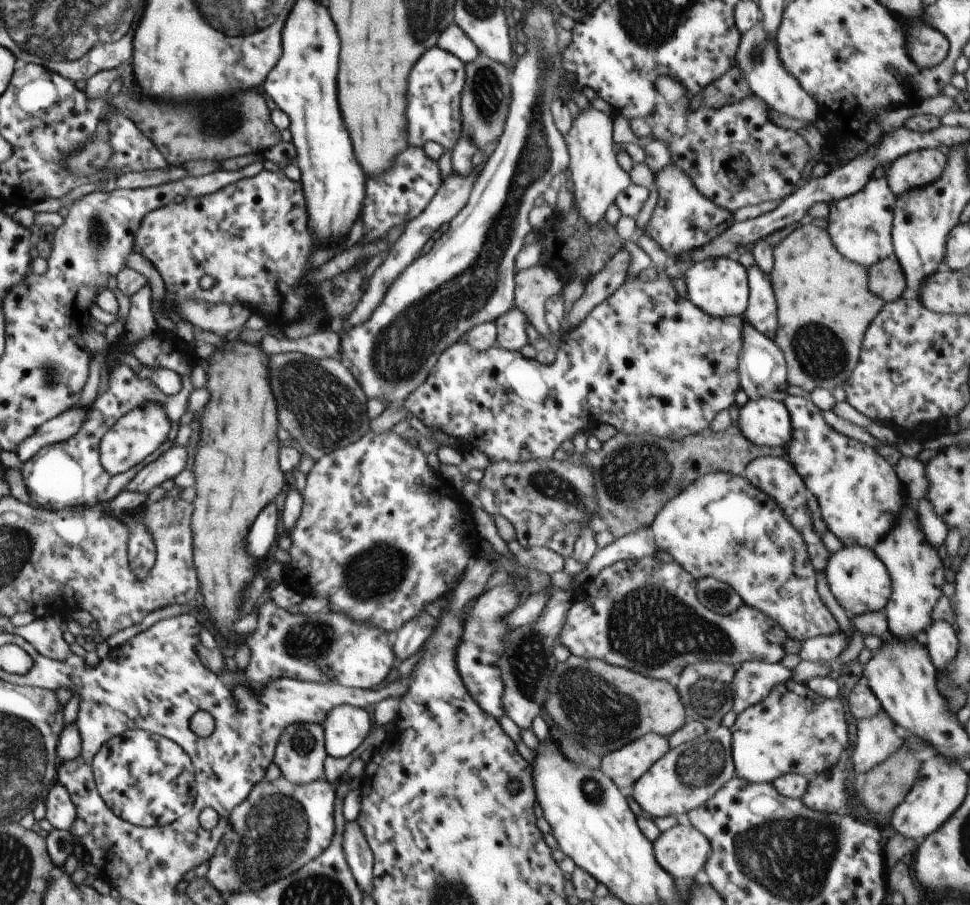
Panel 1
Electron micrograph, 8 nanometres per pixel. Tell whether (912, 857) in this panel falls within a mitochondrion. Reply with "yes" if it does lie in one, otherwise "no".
no

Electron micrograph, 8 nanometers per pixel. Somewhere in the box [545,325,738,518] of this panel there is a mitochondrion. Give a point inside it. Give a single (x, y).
(633, 471)

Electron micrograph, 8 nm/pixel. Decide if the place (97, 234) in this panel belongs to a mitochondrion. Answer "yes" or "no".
yes

